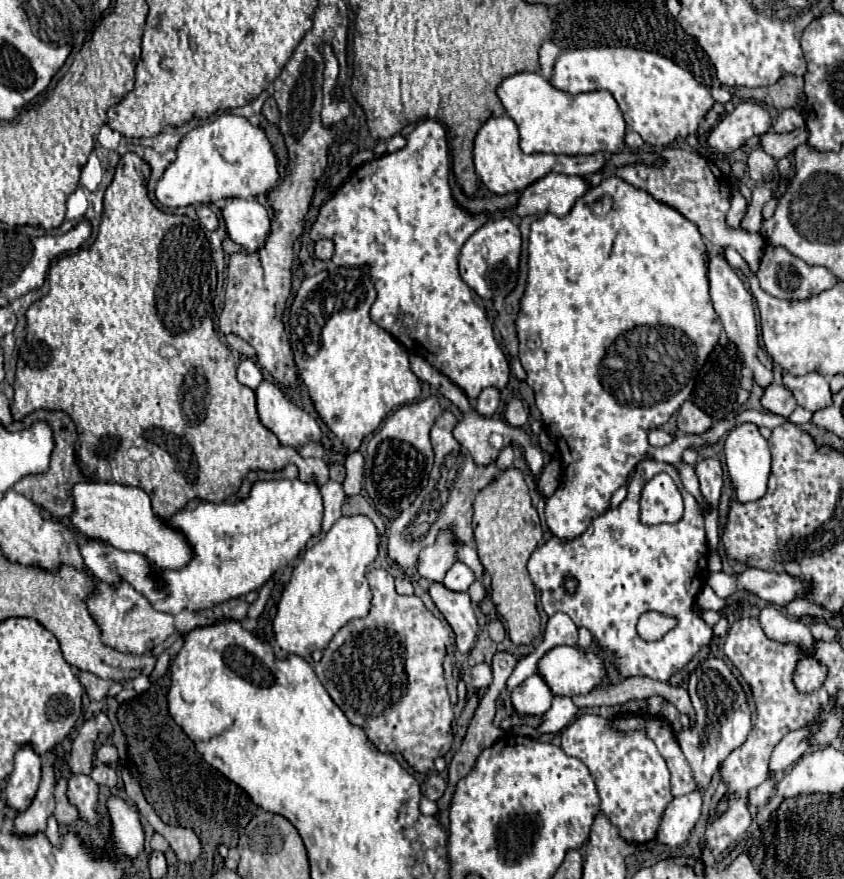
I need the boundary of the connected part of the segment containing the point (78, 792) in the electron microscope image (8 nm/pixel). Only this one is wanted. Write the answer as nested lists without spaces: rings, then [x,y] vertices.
[[[77,774],[69,778],[69,790],[67,790],[69,800],[79,808],[79,814],[89,820],[95,822],[97,820],[97,796],[99,796],[99,786],[95,780],[91,780],[89,776]]]

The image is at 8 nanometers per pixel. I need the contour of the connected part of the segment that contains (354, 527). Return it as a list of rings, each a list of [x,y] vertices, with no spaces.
[[[351,516],[351,518],[339,518],[331,530],[321,538],[313,548],[307,548],[301,562],[293,568],[291,580],[285,586],[281,600],[277,604],[277,616],[273,618],[273,632],[275,632],[275,646],[273,652],[277,658],[289,658],[291,654],[297,654],[301,658],[309,656],[313,650],[323,650],[329,640],[353,618],[363,618],[369,612],[369,600],[371,590],[365,578],[365,572],[369,564],[377,558],[377,542],[379,534],[373,522],[367,516]]]

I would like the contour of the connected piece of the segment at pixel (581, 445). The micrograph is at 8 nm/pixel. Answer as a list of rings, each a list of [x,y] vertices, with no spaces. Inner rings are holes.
[[[611,176],[607,180],[603,180],[599,186],[591,186],[589,192],[579,198],[573,206],[573,210],[565,216],[565,218],[557,218],[555,214],[543,214],[539,216],[533,224],[531,224],[531,234],[529,234],[529,274],[527,274],[527,284],[525,284],[525,292],[521,298],[521,310],[517,314],[515,320],[515,330],[519,336],[519,360],[527,372],[527,384],[533,388],[535,392],[535,400],[537,400],[537,408],[543,414],[543,426],[549,432],[551,440],[555,440],[559,454],[561,454],[561,462],[563,462],[563,480],[557,488],[557,492],[547,500],[545,506],[545,518],[547,518],[547,526],[549,530],[563,538],[563,540],[571,540],[573,536],[579,536],[581,532],[585,532],[585,528],[589,528],[591,520],[605,514],[609,510],[611,504],[611,496],[627,482],[627,478],[631,476],[631,472],[635,470],[635,466],[641,460],[657,460],[657,462],[667,462],[673,464],[679,472],[681,472],[681,480],[685,484],[685,490],[689,494],[695,496],[695,500],[699,502],[699,506],[705,512],[705,530],[707,530],[707,542],[709,548],[715,550],[717,542],[719,542],[719,512],[717,506],[713,508],[701,494],[699,490],[699,480],[697,474],[693,470],[693,466],[687,466],[681,462],[681,454],[688,447],[703,447],[708,444],[716,443],[723,435],[735,427],[735,420],[720,420],[713,425],[705,433],[701,435],[685,435],[664,447],[653,448],[647,442],[647,434],[651,428],[657,428],[661,424],[665,424],[675,412],[677,408],[689,398],[693,384],[695,384],[695,376],[699,372],[699,368],[705,364],[709,352],[715,348],[717,340],[719,340],[719,332],[721,332],[721,320],[713,308],[713,302],[709,298],[709,282],[707,282],[707,268],[705,268],[705,242],[703,236],[697,232],[697,226],[691,224],[689,220],[685,220],[685,216],[681,216],[677,210],[657,202],[653,196],[649,196],[643,190],[637,190],[635,186],[619,180],[617,176]]]

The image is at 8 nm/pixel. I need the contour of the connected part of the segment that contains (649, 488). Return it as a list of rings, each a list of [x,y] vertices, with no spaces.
[[[664,472],[644,486],[640,499],[640,518],[645,524],[675,524],[683,516],[683,498],[673,479]]]

